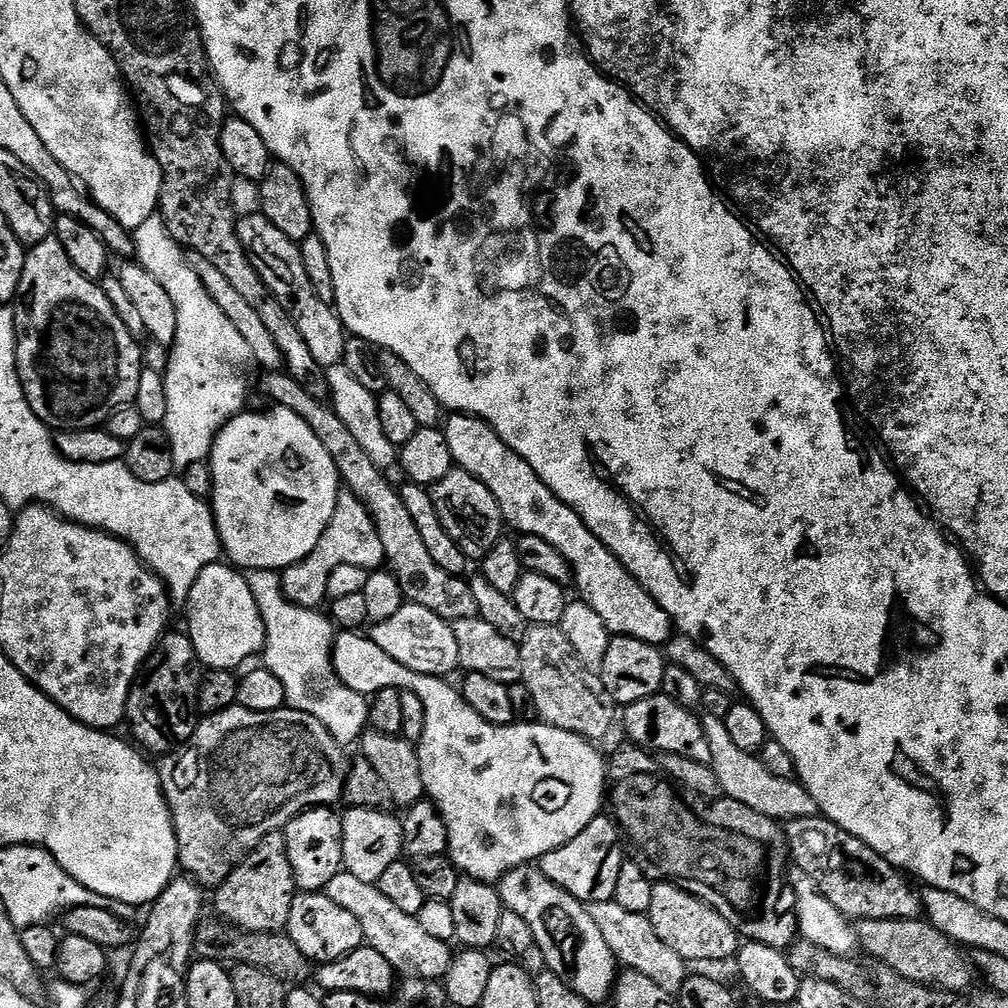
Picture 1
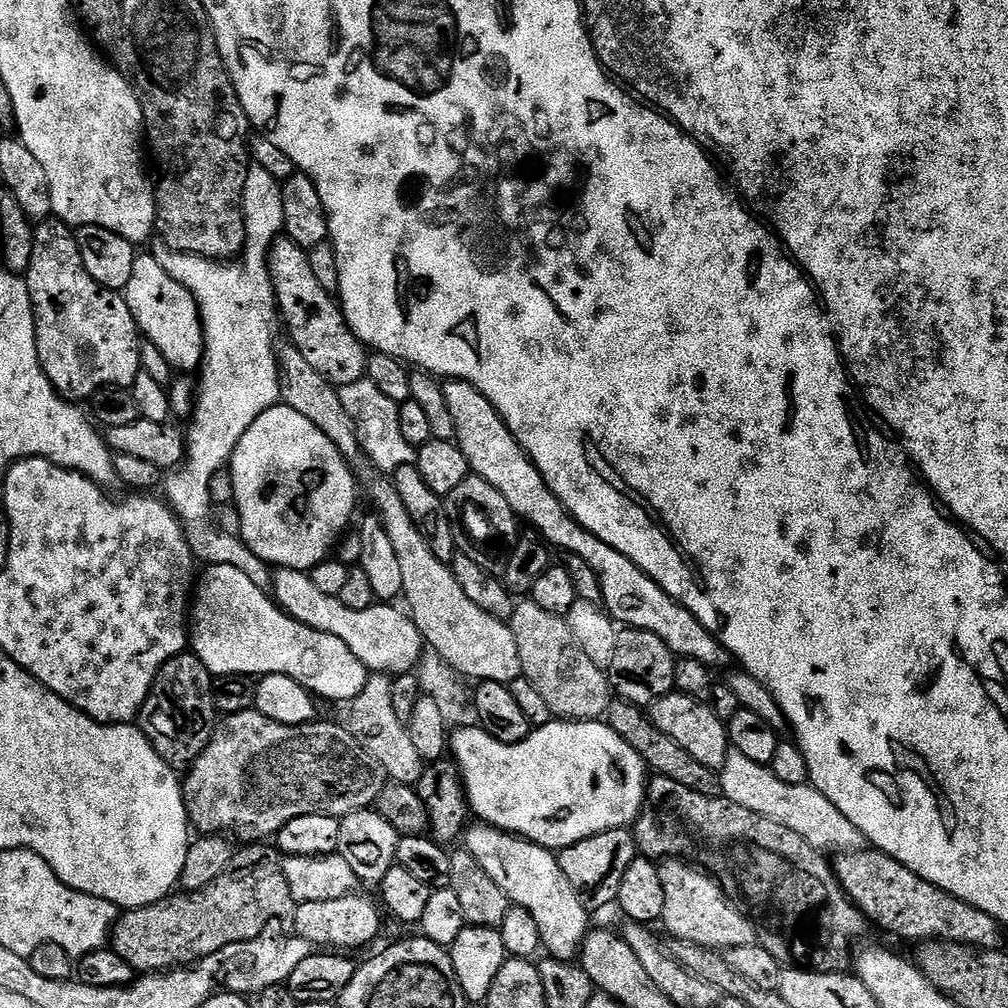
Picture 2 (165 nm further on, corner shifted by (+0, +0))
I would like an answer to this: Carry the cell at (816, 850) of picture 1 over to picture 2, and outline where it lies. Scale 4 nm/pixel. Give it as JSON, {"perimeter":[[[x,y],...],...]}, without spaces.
{"perimeter":[[[864,846],[837,855],[834,871],[840,887],[848,899],[867,918],[869,925],[885,928],[896,936],[911,942],[925,940],[953,940],[975,948],[999,949],[1002,926],[986,910],[970,906],[930,882],[918,878],[902,862],[890,858],[886,853]]]}

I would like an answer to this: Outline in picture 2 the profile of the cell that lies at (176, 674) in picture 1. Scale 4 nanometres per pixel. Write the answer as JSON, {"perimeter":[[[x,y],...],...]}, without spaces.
{"perimeter":[[[185,650],[180,655],[170,658],[156,675],[150,694],[142,706],[138,717],[138,727],[146,739],[154,746],[154,750],[168,764],[177,770],[187,769],[202,754],[202,750],[210,742],[212,733],[218,723],[218,713],[212,681],[214,677],[202,661],[191,651]]]}

